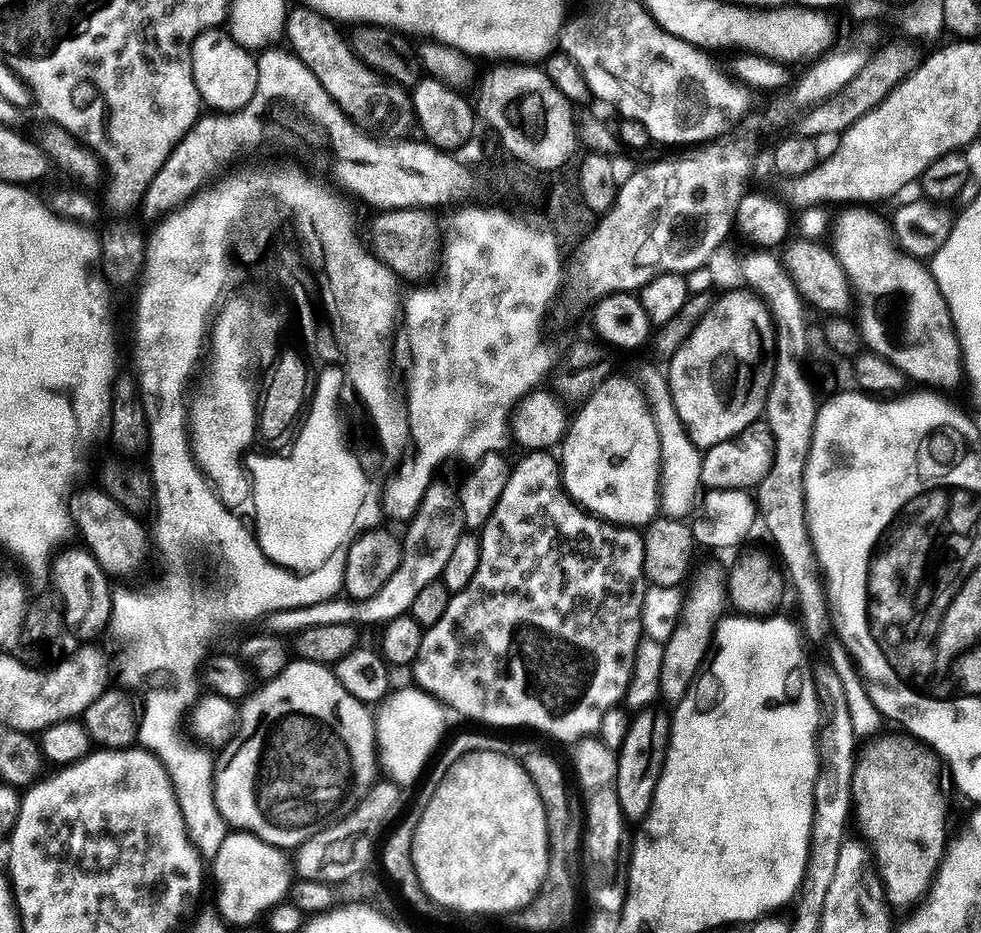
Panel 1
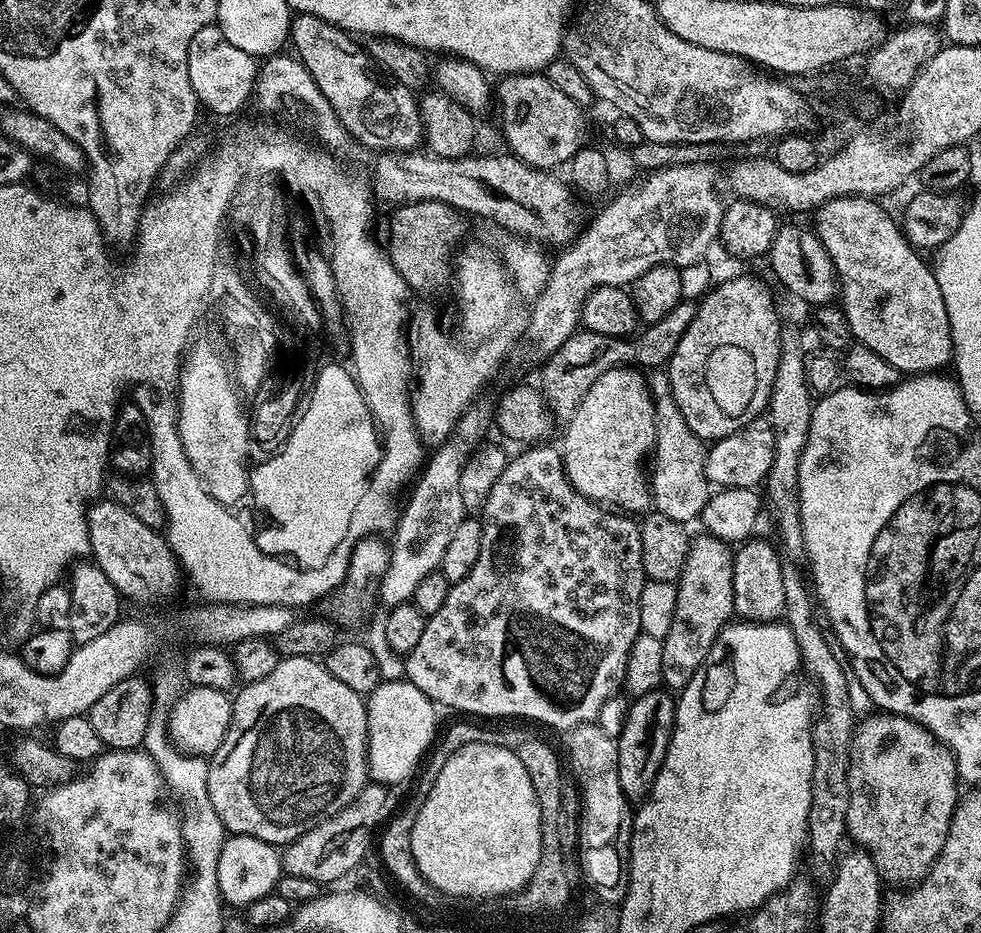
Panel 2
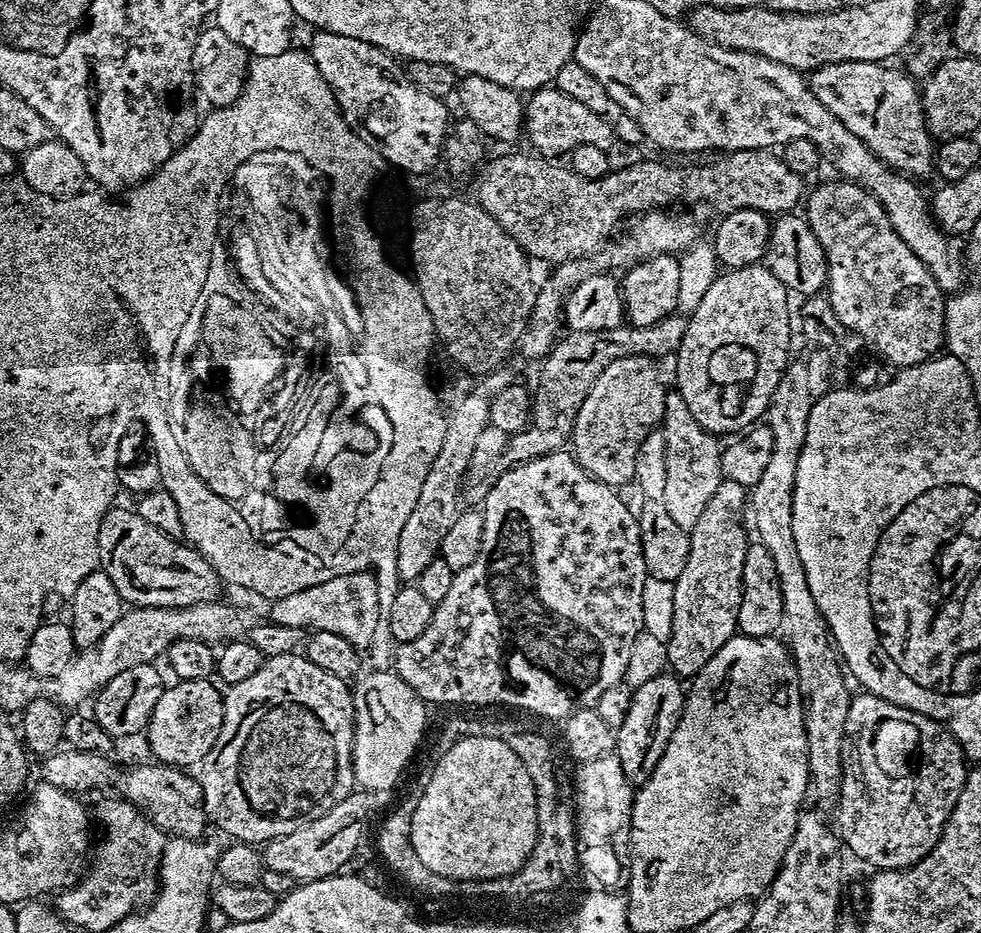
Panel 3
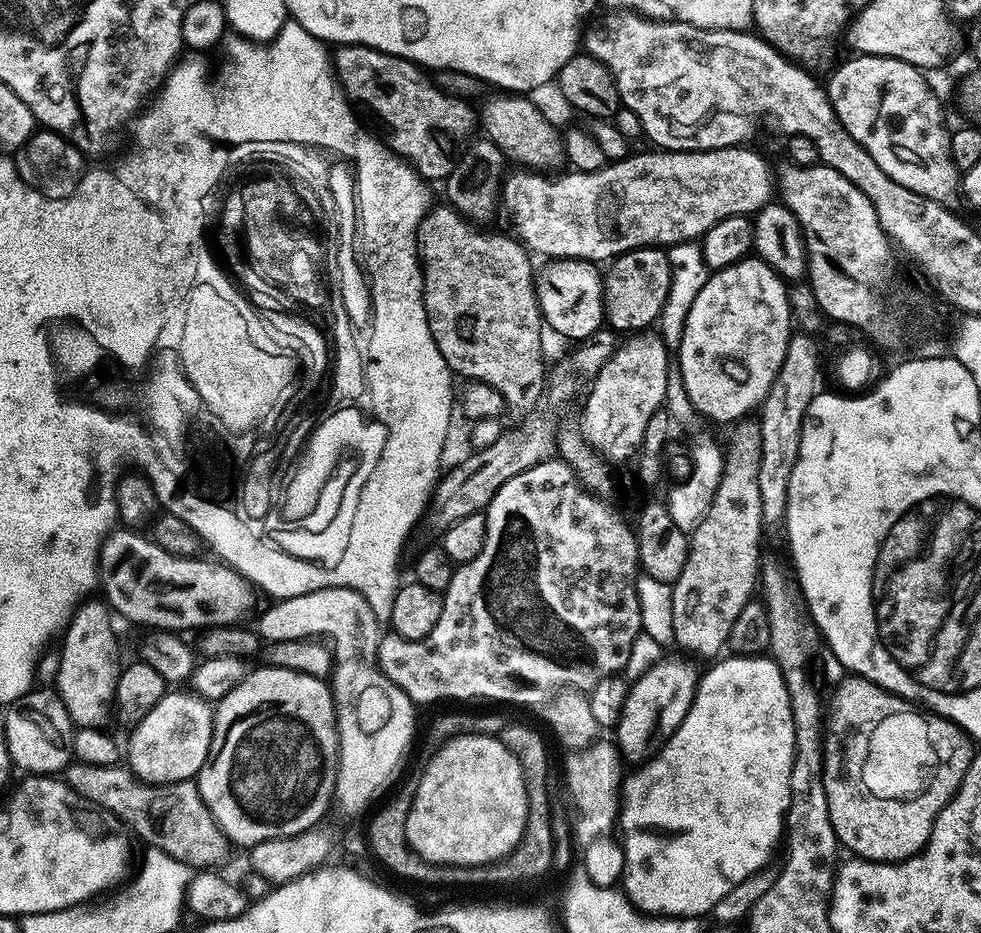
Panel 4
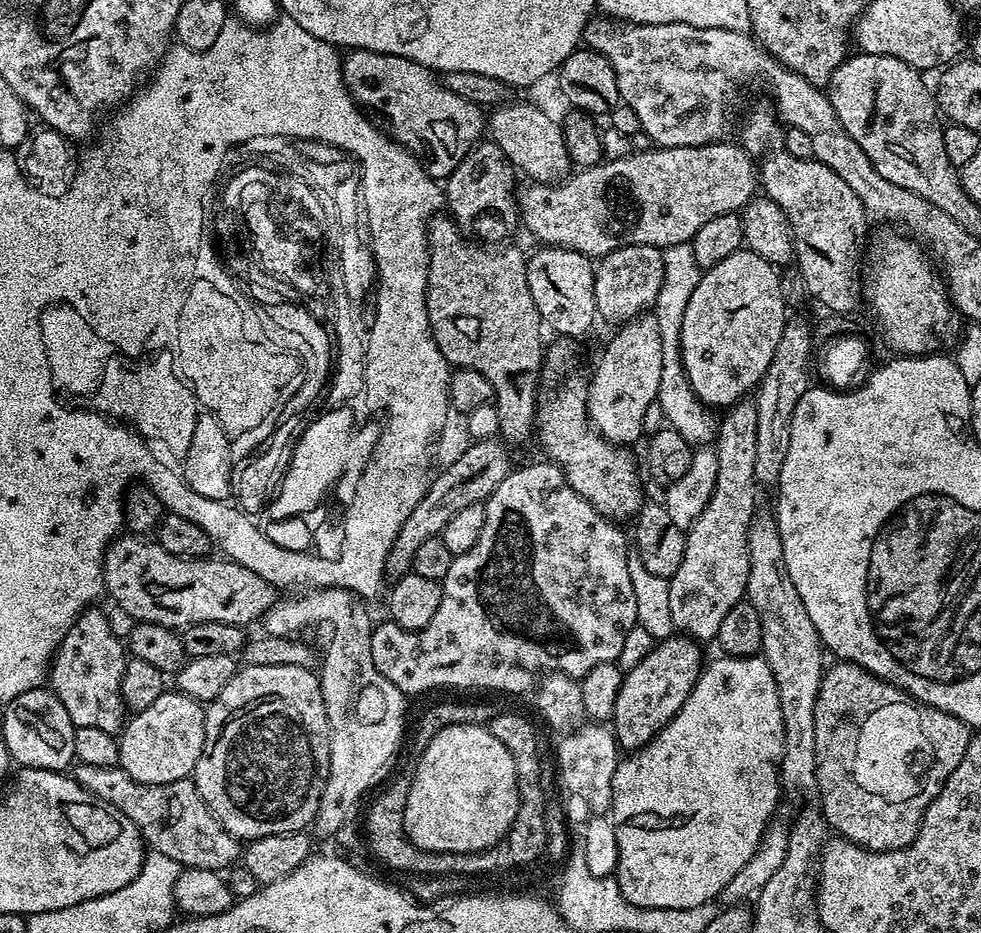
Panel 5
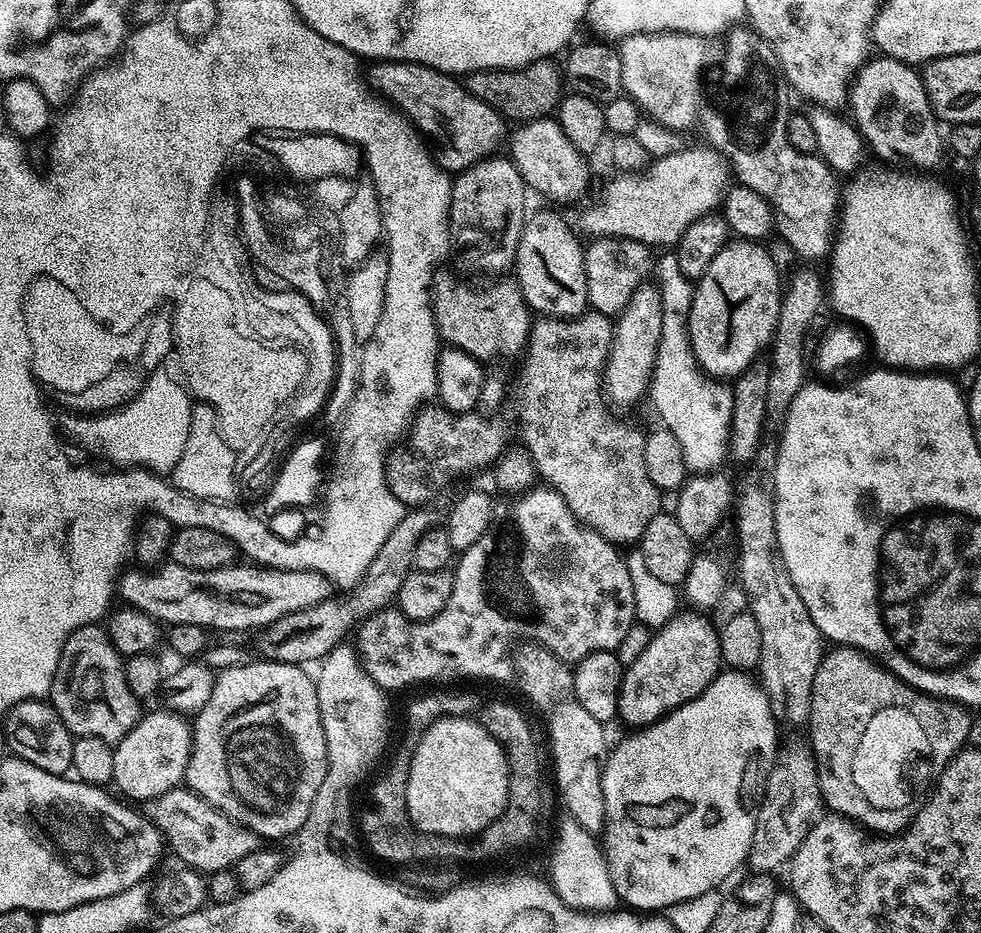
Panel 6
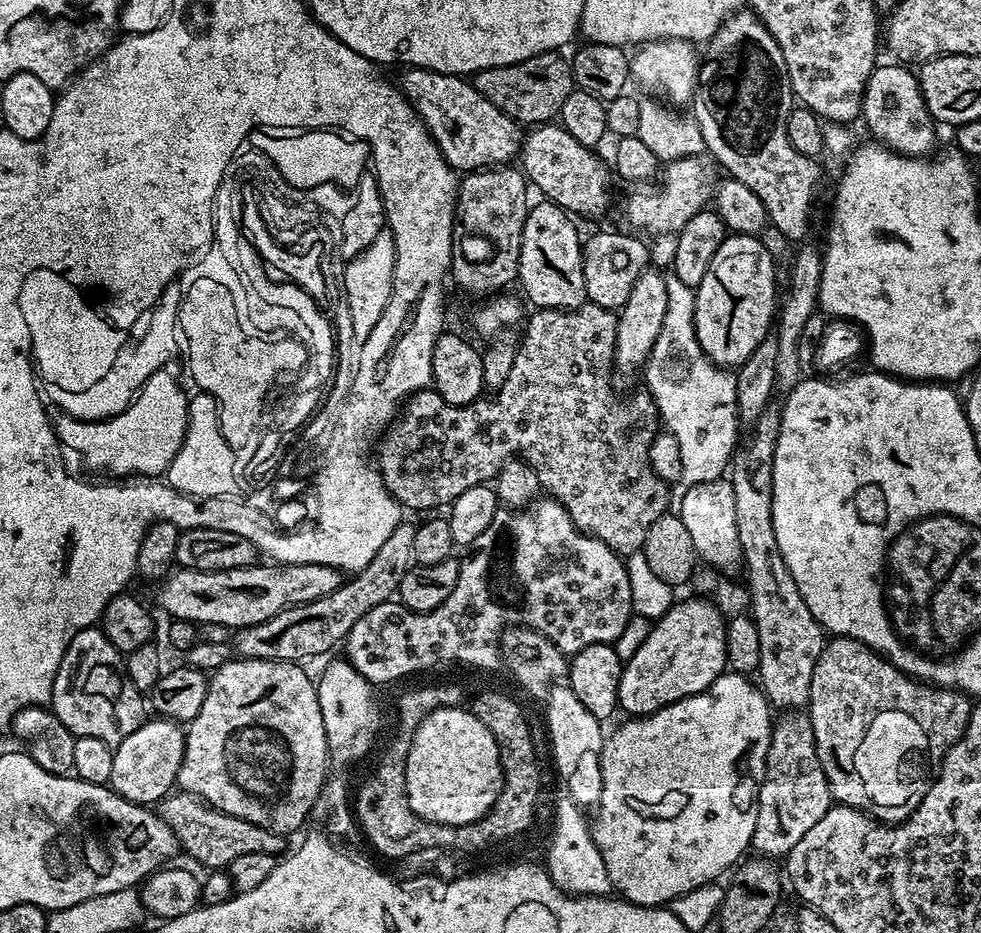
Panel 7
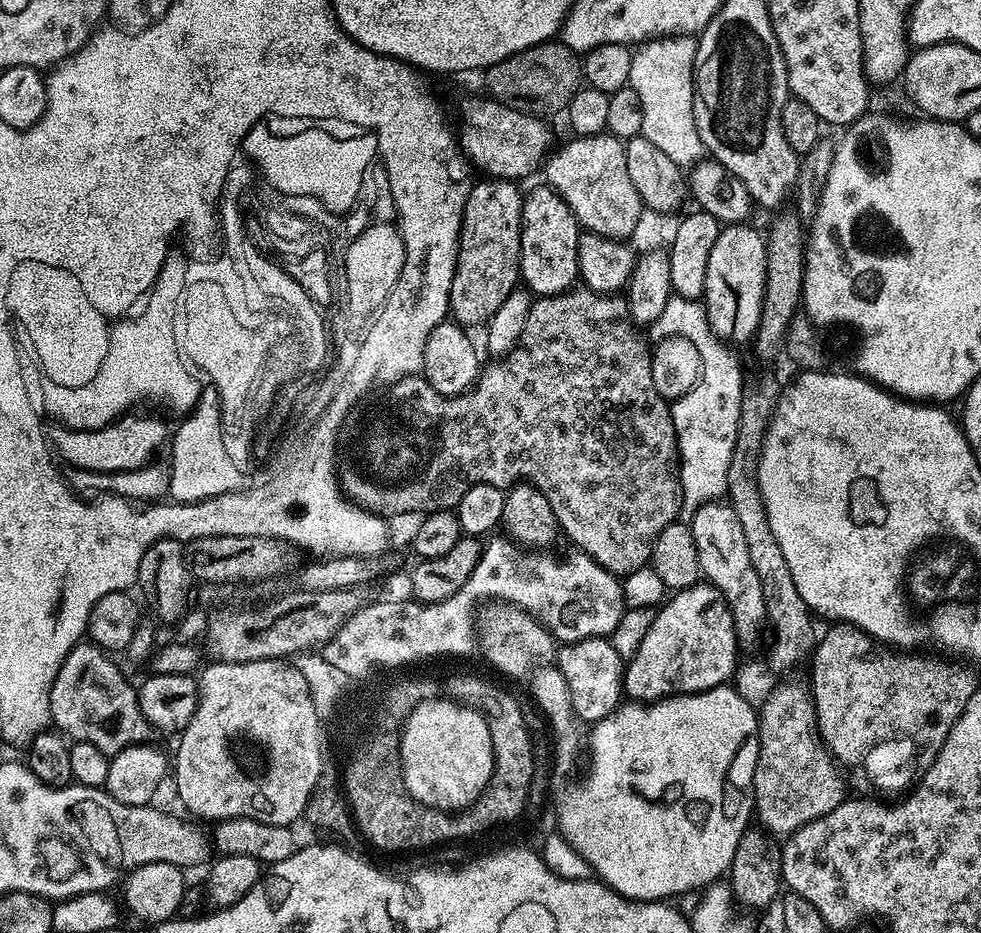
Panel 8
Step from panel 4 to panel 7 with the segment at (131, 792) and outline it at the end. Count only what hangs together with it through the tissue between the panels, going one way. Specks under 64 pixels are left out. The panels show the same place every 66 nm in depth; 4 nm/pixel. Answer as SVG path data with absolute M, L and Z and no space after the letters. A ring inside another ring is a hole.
M176 790L159 801L158 814L174 830L181 849L189 852L200 864L205 864L208 870L224 870L242 854L270 854L279 857L285 851L285 837L278 832L271 832L262 826L254 826L254 822L246 822L242 818L234 818L225 812L219 812L216 808L210 808L197 796L191 796L187 790Z

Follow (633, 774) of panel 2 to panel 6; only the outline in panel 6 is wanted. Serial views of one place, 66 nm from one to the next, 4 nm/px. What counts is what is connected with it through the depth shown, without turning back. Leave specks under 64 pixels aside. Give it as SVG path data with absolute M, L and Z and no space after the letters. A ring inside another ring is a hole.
M696 610L681 611L672 620L666 622L661 628L652 632L652 641L634 658L632 664L624 669L624 677L620 683L620 693L618 694L617 717L625 720L632 730L648 728L654 722L658 722L663 716L673 712L675 708L681 708L686 702L690 702L698 694L706 690L708 683L719 676L722 671L722 661L720 659L720 634L717 625L712 625L707 620L707 615Z

